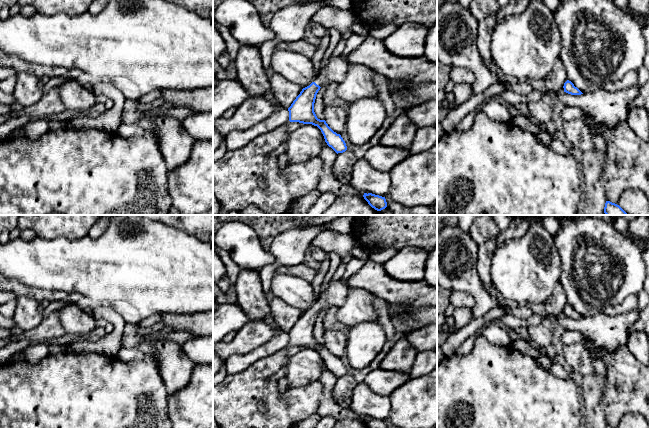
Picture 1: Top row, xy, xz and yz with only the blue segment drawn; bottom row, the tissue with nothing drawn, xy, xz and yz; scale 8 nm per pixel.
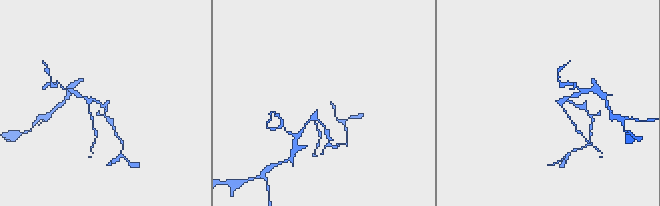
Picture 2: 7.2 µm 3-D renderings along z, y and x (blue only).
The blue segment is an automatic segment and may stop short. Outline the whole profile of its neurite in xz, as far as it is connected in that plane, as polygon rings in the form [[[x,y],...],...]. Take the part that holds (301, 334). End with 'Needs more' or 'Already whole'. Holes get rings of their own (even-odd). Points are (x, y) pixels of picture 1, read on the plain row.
[[[332,278],[326,291],[317,298],[316,303],[309,310],[302,313],[288,332],[290,346],[317,350],[321,354],[327,369],[337,378],[347,374],[346,367],[340,358],[337,358],[328,350],[325,344],[317,342],[314,336],[314,327],[318,315],[326,306],[340,307],[344,303],[348,289],[349,287],[343,284],[341,280]]]. Needs more

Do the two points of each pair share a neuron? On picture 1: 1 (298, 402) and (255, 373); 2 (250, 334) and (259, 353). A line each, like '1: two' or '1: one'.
1: one
2: two

